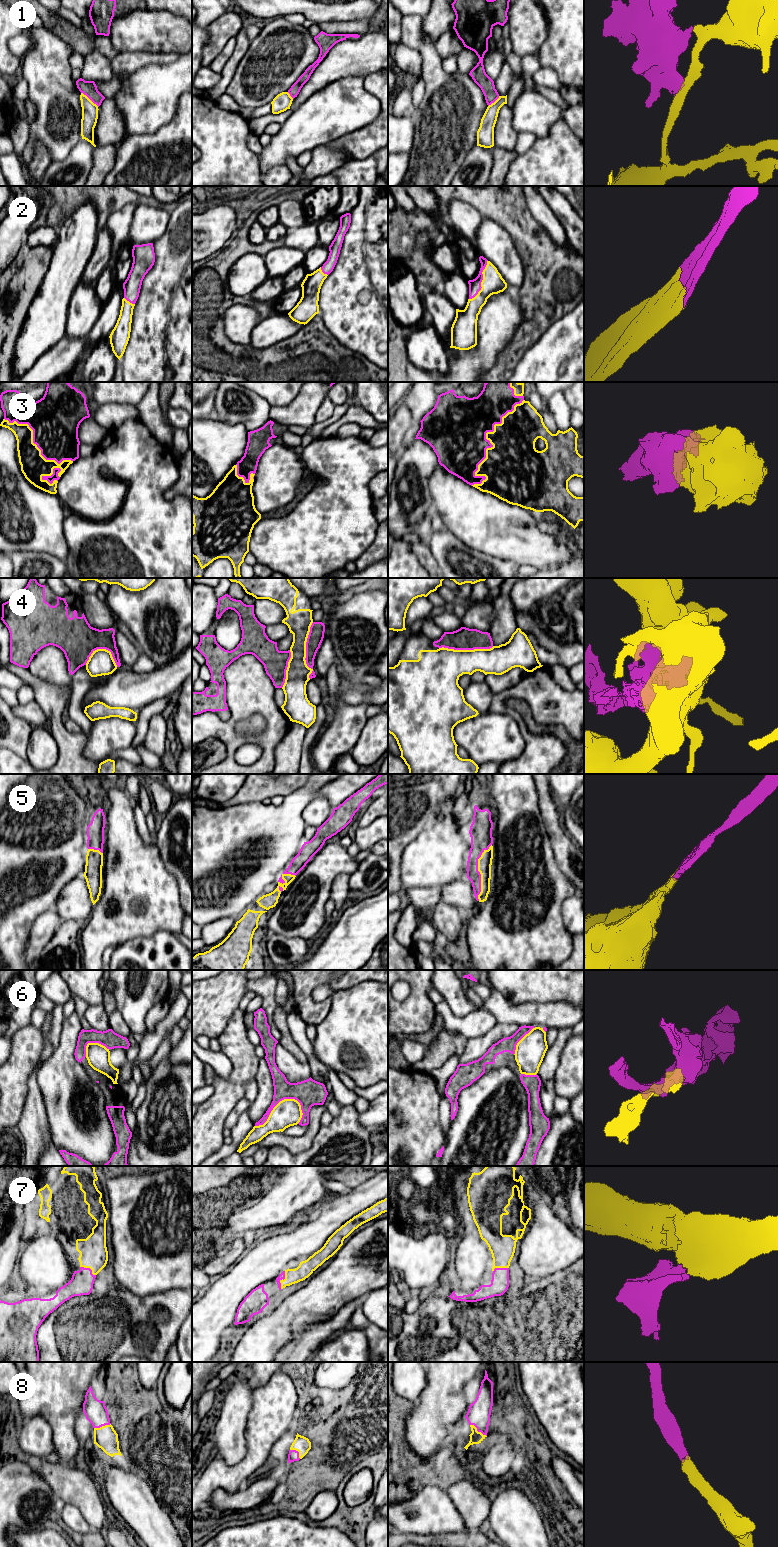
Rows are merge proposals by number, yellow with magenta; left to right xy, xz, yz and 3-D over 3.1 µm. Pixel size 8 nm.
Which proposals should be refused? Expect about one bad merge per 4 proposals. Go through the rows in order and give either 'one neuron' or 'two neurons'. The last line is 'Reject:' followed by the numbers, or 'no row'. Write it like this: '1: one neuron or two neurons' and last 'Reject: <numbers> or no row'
1: two neurons
2: one neuron
3: one neuron
4: two neurons
5: one neuron
6: two neurons
7: one neuron
8: one neuron
Reject: 1, 4, 6

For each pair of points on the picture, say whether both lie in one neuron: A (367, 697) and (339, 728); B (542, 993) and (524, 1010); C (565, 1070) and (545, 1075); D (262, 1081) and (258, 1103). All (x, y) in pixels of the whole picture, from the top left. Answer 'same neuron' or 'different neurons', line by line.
A: different neurons
B: different neurons
C: different neurons
D: same neuron

